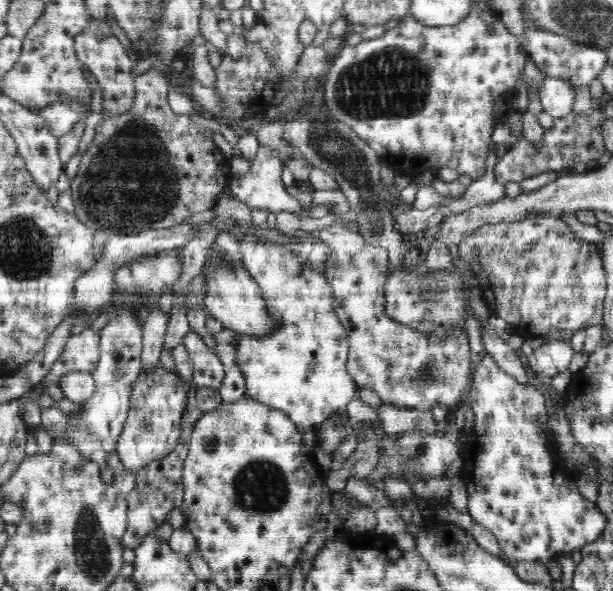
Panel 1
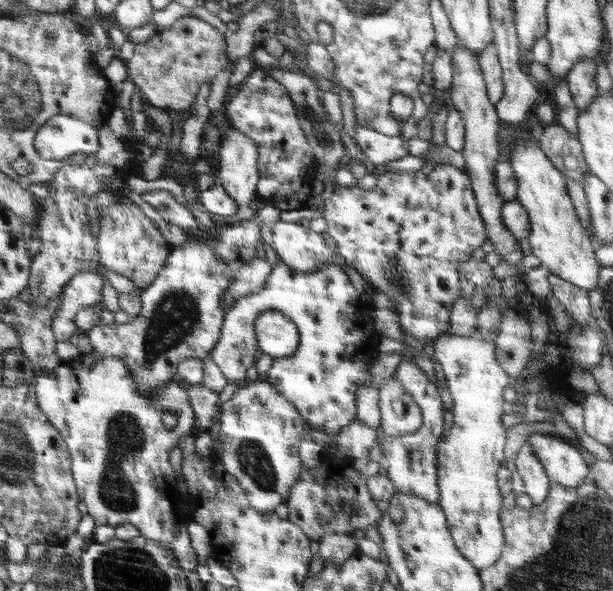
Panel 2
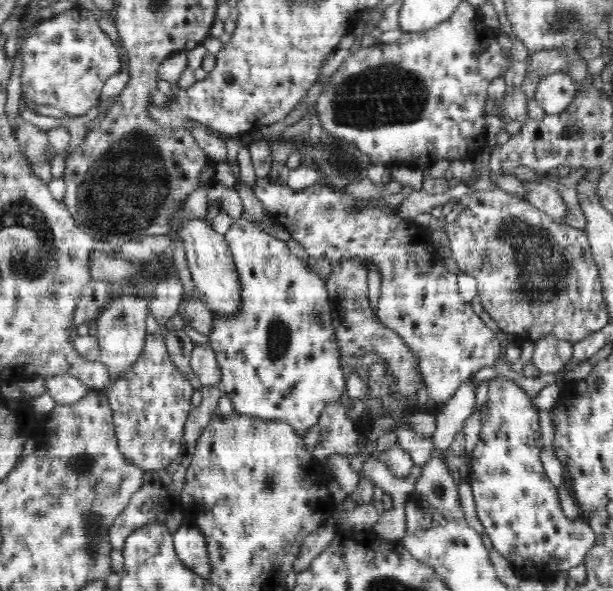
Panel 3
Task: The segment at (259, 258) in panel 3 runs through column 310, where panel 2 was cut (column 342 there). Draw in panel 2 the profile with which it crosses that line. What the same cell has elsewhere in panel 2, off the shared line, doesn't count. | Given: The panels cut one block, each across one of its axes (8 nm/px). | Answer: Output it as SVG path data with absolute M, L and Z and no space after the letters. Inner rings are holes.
M332 260L326 266L322 267L314 274L297 272L290 268L287 264L279 262L276 266L273 266L273 269L270 271L268 278L266 278L265 285L256 292L252 294L247 294L246 296L240 297L235 301L234 306L230 307L230 310L224 315L223 325L221 328L221 333L218 339L218 342L212 348L209 358L214 361L218 368L224 373L224 376L227 380L244 380L247 370L255 364L258 360L260 351L257 347L257 340L255 335L255 320L256 317L264 311L280 311L283 312L296 326L298 327L299 332L299 348L286 358L275 359L268 371L266 380L270 381L270 384L273 384L276 387L276 390L279 390L279 393L282 396L285 396L294 406L298 409L300 416L305 418L310 424L311 427L315 430L316 433L322 439L331 439L335 434L338 434L343 426L348 426L351 422L356 421L356 393L357 390L366 383L371 381L371 374L369 374L369 366L376 361L376 358L380 356L381 352L379 351L378 342L381 340L381 336L374 332L373 328L373 319L371 314L373 309L370 307L371 301L369 299L368 293L365 291L365 288L357 281L357 278L350 272L350 270L340 261Z

